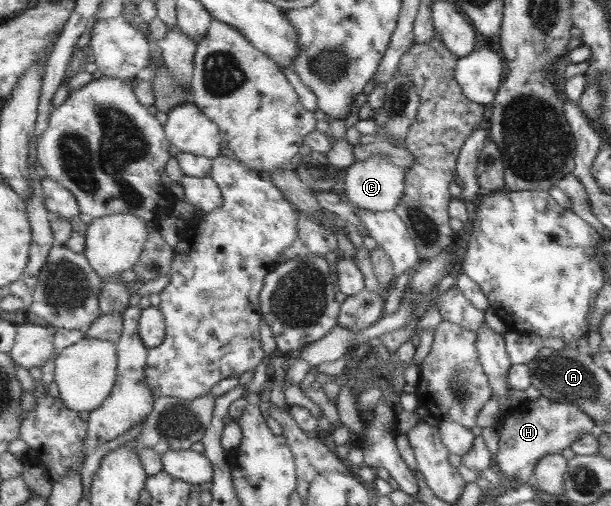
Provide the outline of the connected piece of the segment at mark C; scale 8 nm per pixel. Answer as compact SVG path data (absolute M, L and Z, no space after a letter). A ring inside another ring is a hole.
M370 156L368 160L355 161L344 170L344 192L354 209L358 208L366 212L395 211L396 204L402 196L405 169L393 165L382 156Z

